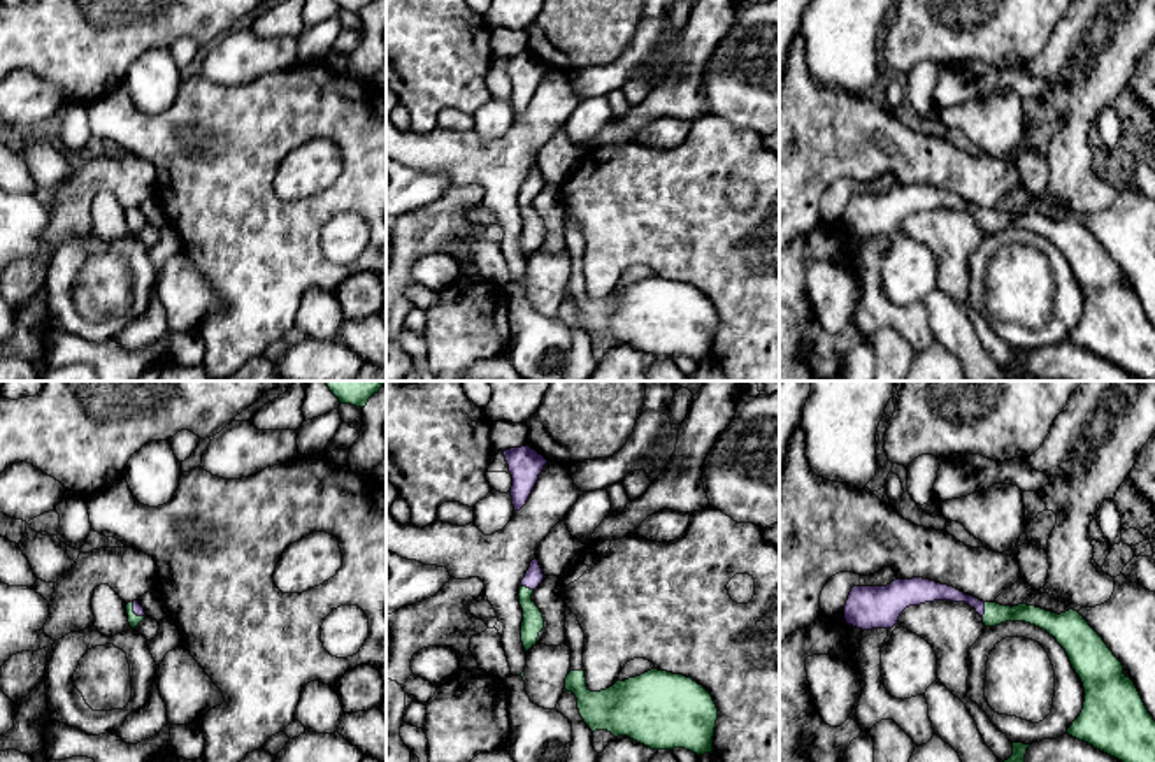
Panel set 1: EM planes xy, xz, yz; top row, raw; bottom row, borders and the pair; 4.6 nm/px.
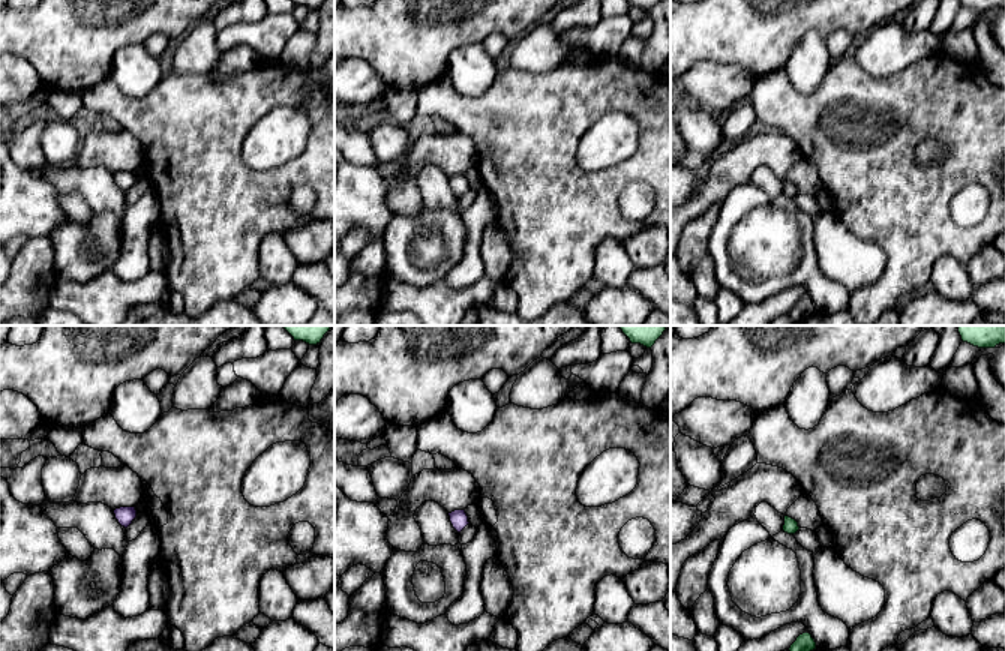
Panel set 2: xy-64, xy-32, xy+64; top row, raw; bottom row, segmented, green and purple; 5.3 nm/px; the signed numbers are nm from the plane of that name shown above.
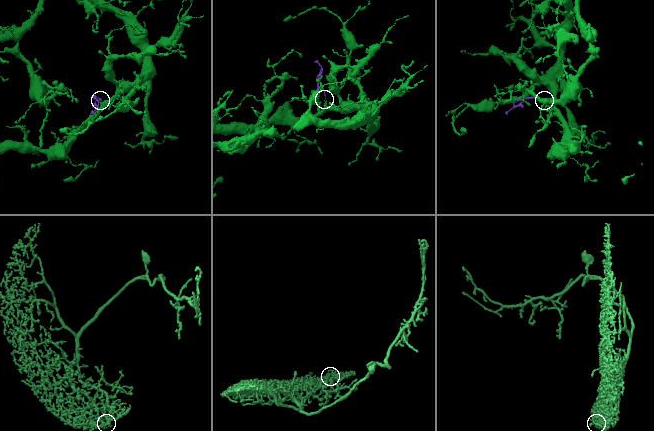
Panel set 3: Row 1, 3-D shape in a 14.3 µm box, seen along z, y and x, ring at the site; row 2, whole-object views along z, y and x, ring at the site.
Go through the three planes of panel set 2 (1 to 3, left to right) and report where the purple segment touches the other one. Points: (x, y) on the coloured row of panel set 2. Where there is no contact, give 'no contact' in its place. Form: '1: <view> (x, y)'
1: no contact
2: no contact
3: no contact

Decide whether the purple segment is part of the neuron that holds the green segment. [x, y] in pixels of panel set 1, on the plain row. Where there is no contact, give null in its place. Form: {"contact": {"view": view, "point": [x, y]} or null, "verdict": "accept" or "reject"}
{"contact": {"view": "yz", "point": [985, 216]}, "verdict": "accept"}

